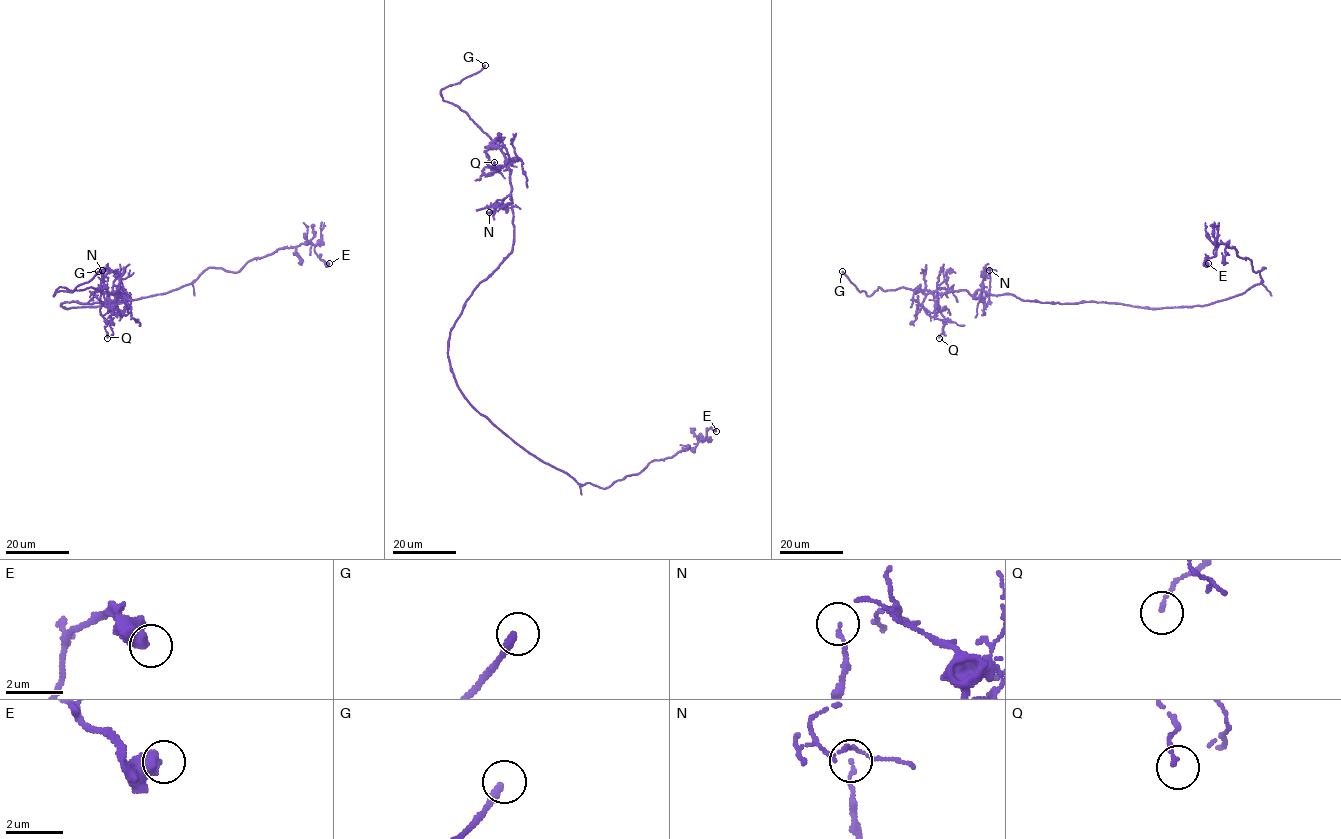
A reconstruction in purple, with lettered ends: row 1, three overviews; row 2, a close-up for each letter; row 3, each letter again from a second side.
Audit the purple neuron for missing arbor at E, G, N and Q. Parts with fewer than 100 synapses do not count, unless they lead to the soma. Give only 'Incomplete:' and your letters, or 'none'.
Incomplete: G

